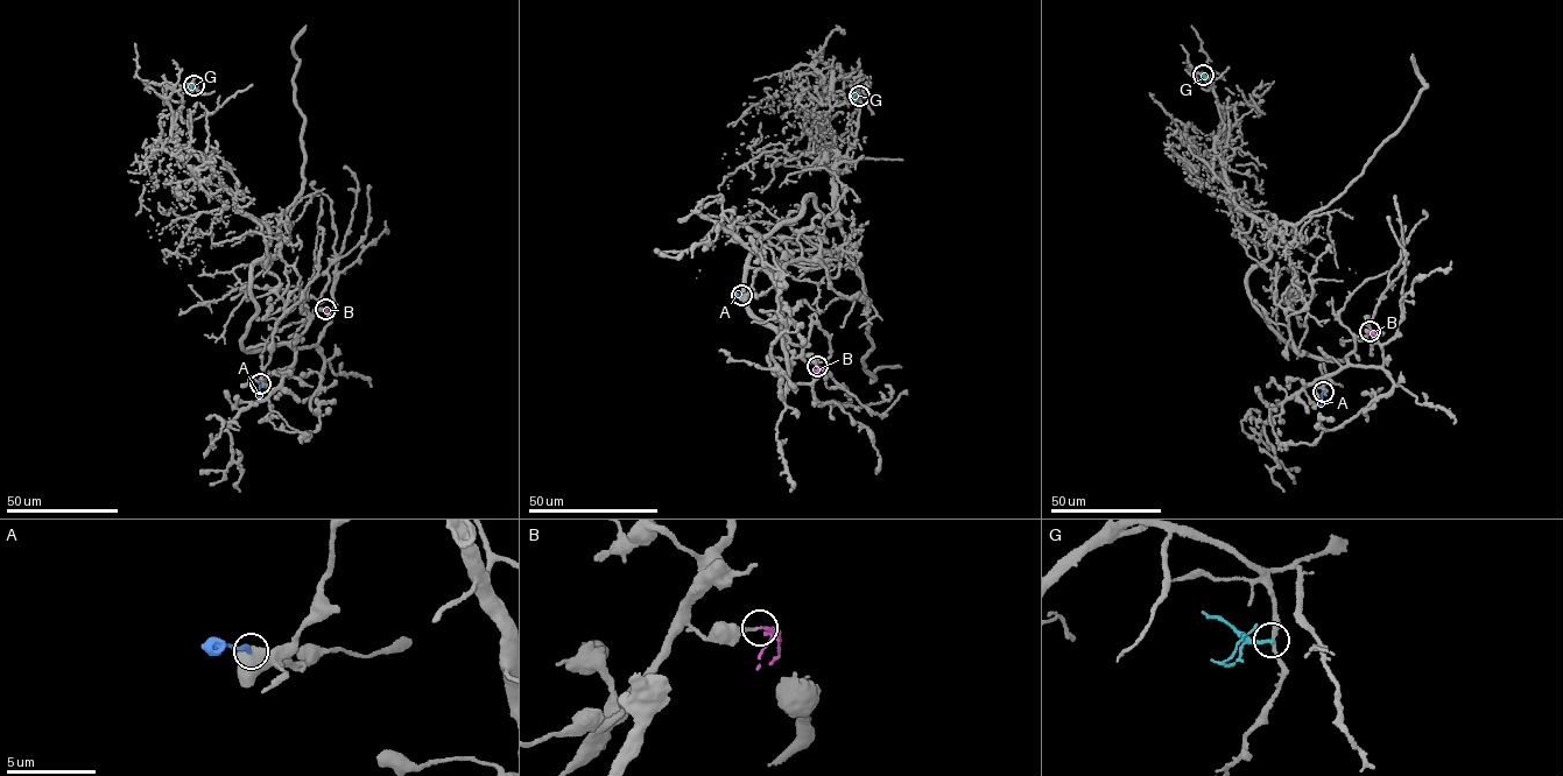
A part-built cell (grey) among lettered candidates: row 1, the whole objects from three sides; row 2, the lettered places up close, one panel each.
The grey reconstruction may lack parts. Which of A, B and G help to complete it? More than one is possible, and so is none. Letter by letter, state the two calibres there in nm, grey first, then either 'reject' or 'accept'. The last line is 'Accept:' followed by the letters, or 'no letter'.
A: calibres 850 and 180 nm; accept
B: calibres 160 and 140 nm; reject
G: calibres 240 and 240 nm; reject
Accept: A

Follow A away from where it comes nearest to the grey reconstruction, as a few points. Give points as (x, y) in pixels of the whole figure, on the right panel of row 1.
A: (1323, 392), (1321, 406)

